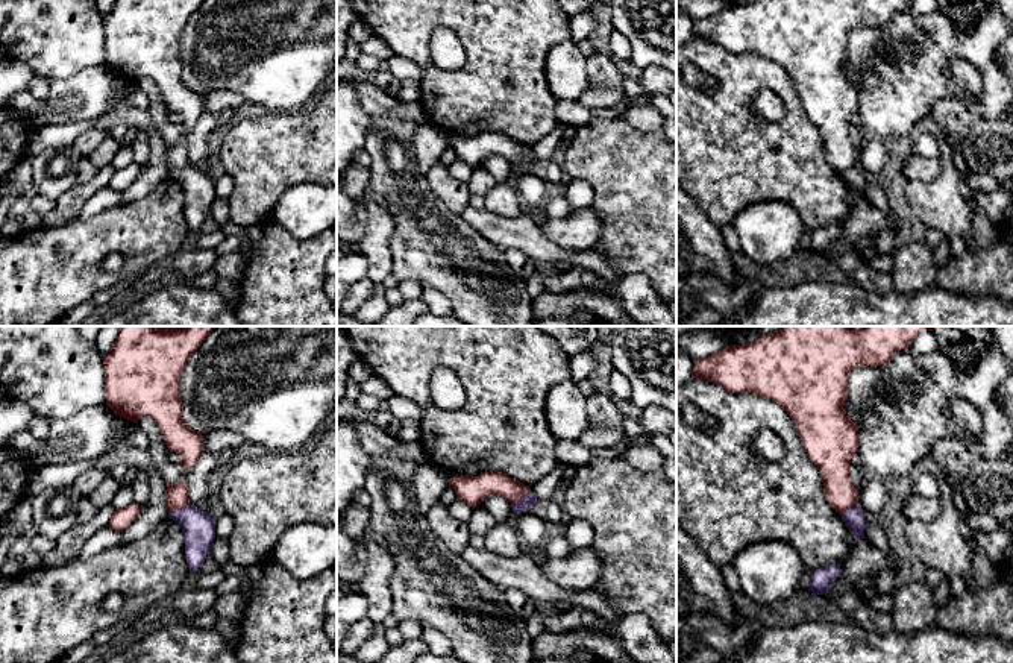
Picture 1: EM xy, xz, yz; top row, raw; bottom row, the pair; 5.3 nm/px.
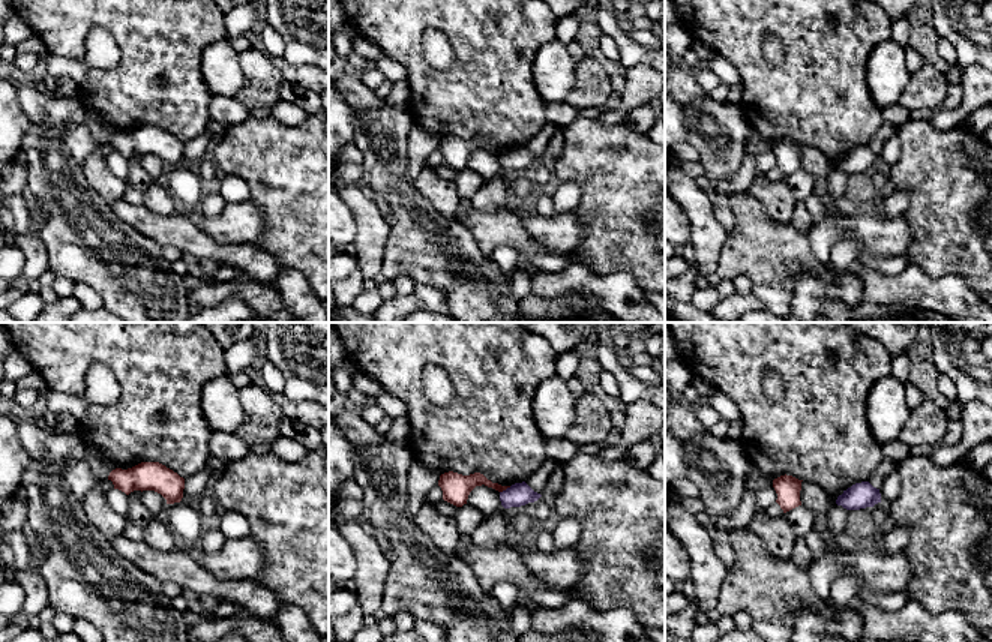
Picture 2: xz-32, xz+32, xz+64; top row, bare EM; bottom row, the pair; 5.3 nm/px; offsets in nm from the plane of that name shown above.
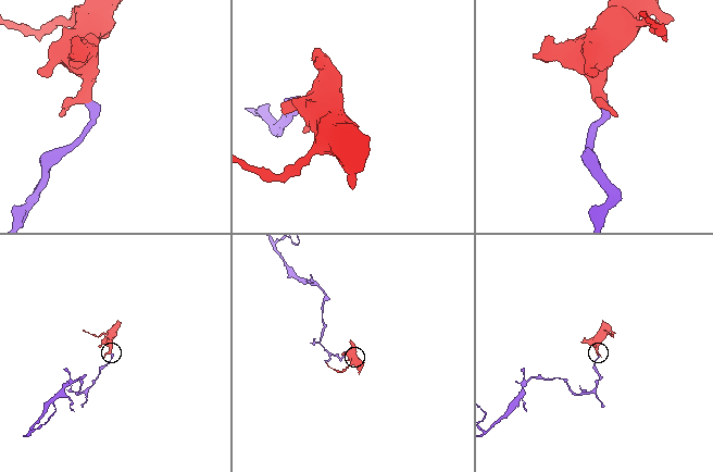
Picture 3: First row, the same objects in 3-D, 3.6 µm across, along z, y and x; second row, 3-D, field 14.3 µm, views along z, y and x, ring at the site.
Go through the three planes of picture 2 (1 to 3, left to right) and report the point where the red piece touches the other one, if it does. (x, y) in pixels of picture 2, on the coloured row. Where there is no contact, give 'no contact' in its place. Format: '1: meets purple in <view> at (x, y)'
1: no contact
2: meets purple in xz+32 at (506, 489)
3: no contact

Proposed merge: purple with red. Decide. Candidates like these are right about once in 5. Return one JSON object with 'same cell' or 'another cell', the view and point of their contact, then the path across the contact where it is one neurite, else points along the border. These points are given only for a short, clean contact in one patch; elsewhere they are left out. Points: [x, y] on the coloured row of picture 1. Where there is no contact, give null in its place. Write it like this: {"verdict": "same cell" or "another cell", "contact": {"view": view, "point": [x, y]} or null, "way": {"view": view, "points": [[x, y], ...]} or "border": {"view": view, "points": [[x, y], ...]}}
{"verdict": "another cell", "contact": {"view": "xz", "point": [522, 498]}, "border": {"view": "xz", "points": [[530, 487], [511, 504]]}}

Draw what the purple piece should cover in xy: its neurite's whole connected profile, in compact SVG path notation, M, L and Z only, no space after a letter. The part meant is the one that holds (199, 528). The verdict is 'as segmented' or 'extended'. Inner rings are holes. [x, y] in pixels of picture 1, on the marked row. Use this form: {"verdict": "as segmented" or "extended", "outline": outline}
{"verdict": "as segmented", "outline": "M191 504L170 513L168 517L180 525L185 536L185 560L190 572L196 572L203 566L215 539L215 519Z"}

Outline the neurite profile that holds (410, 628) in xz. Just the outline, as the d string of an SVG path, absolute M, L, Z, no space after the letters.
M412 619L399 622L397 628L402 633L403 640L420 639L423 631L423 625Z

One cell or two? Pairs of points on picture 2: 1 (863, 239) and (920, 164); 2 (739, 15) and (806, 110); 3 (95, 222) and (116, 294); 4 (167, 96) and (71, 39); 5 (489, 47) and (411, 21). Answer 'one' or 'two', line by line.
1: two
2: one
3: one
4: one
5: one

